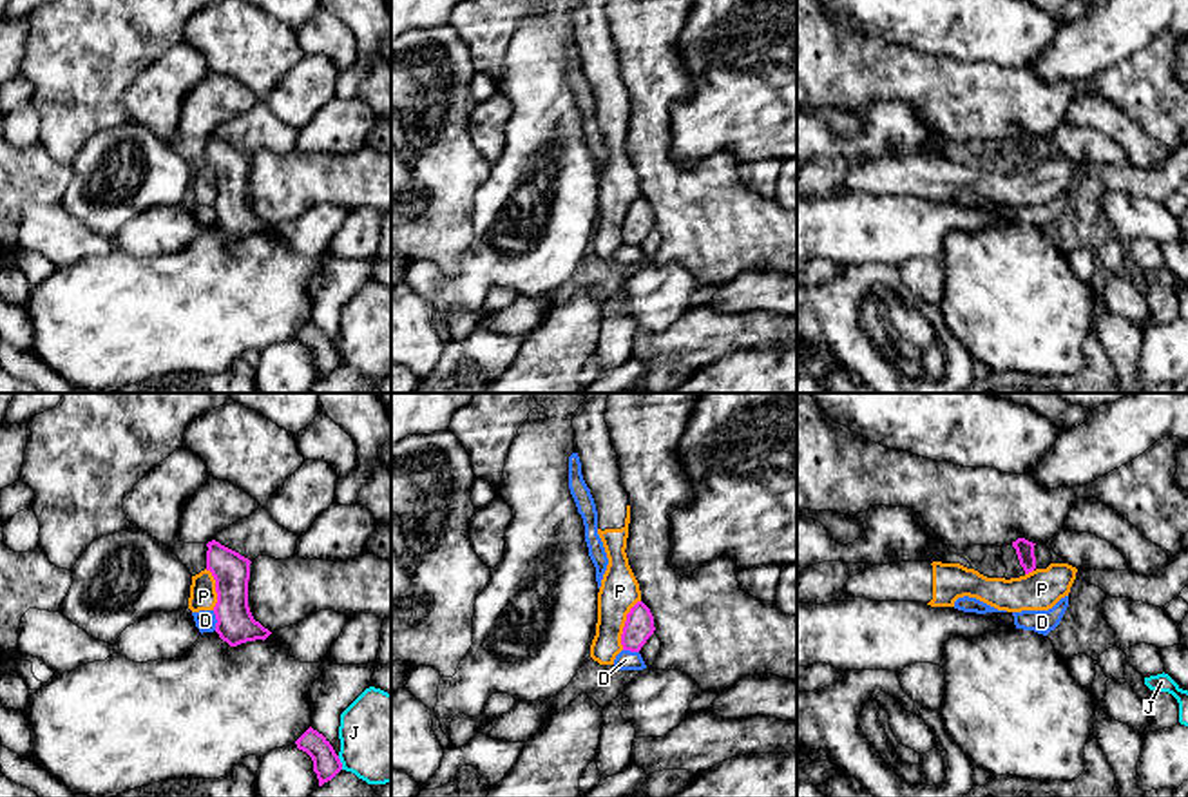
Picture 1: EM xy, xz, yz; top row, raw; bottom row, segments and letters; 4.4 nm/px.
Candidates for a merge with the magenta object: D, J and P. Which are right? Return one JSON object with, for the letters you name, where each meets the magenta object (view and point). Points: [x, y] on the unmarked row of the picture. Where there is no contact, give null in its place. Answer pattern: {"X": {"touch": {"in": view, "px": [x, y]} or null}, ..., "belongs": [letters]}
{"belongs": []}

